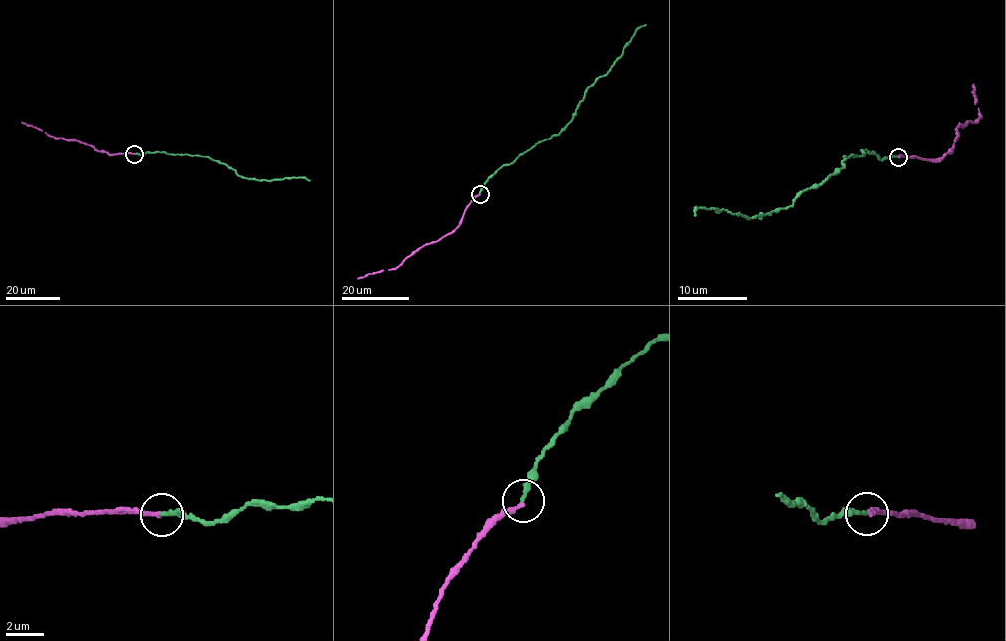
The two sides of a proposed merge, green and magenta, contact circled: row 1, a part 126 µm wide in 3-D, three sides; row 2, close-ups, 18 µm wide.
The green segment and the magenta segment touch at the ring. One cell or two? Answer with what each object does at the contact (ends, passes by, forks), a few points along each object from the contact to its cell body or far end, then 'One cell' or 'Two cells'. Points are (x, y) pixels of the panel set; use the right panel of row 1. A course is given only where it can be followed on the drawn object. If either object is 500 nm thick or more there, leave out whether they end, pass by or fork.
At the ring green ends. At the ring magenta ends. Course of green: (897, 157), (844, 156), (792, 206), (760, 217), (697, 208), (694, 216). Course of magenta: (899, 157), (940, 160), (949, 153), (958, 135), (958, 125), (964, 126), (979, 117), (971, 92), (974, 85). One cell

